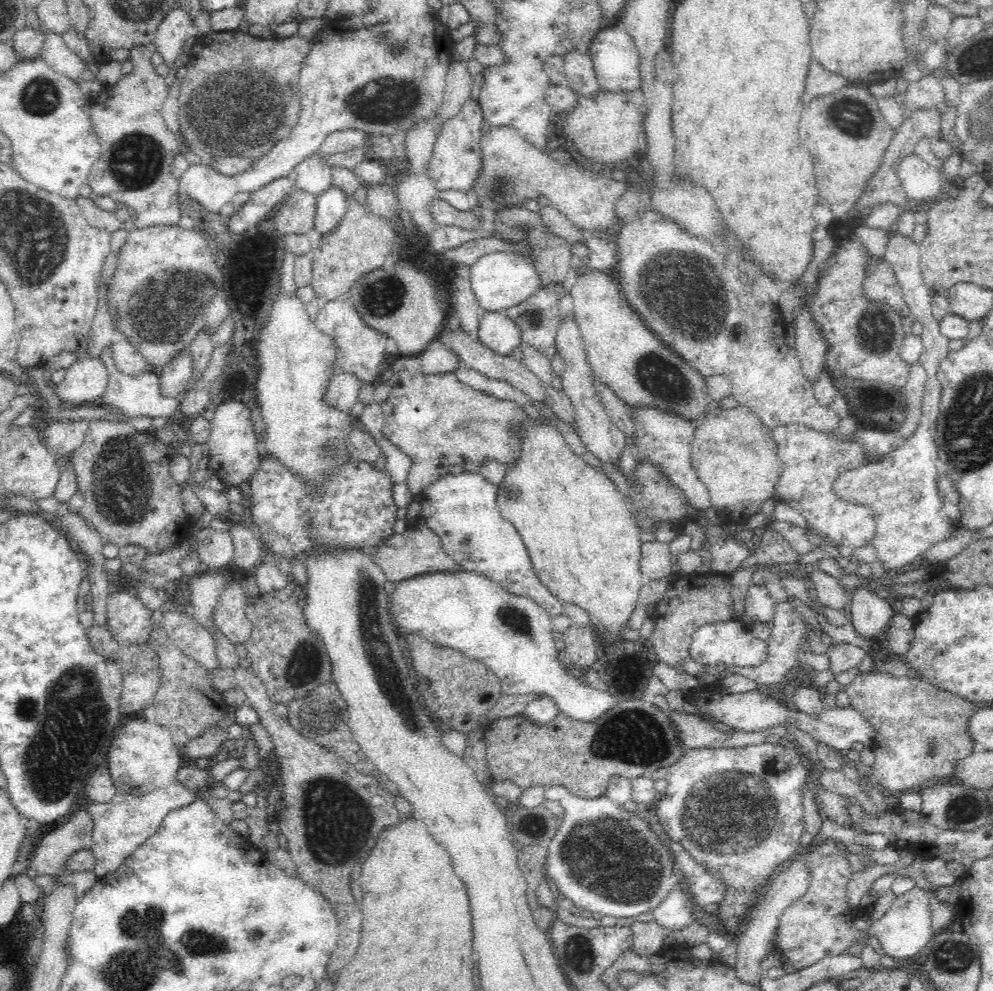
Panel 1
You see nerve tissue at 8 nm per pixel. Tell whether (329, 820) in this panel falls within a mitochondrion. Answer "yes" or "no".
yes

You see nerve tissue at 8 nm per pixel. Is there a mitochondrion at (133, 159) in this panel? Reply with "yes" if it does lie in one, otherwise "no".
yes

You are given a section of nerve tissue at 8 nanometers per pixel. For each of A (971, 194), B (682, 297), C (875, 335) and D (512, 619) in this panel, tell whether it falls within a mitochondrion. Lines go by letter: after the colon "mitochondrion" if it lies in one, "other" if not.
A: other
B: mitochondrion
C: mitochondrion
D: mitochondrion

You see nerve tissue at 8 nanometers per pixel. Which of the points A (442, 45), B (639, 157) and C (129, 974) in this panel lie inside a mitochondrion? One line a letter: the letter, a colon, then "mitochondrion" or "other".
A: other
B: other
C: mitochondrion

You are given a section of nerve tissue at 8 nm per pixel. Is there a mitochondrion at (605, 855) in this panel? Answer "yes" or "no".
yes

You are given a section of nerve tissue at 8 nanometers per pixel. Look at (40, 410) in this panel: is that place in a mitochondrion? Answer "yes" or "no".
no

